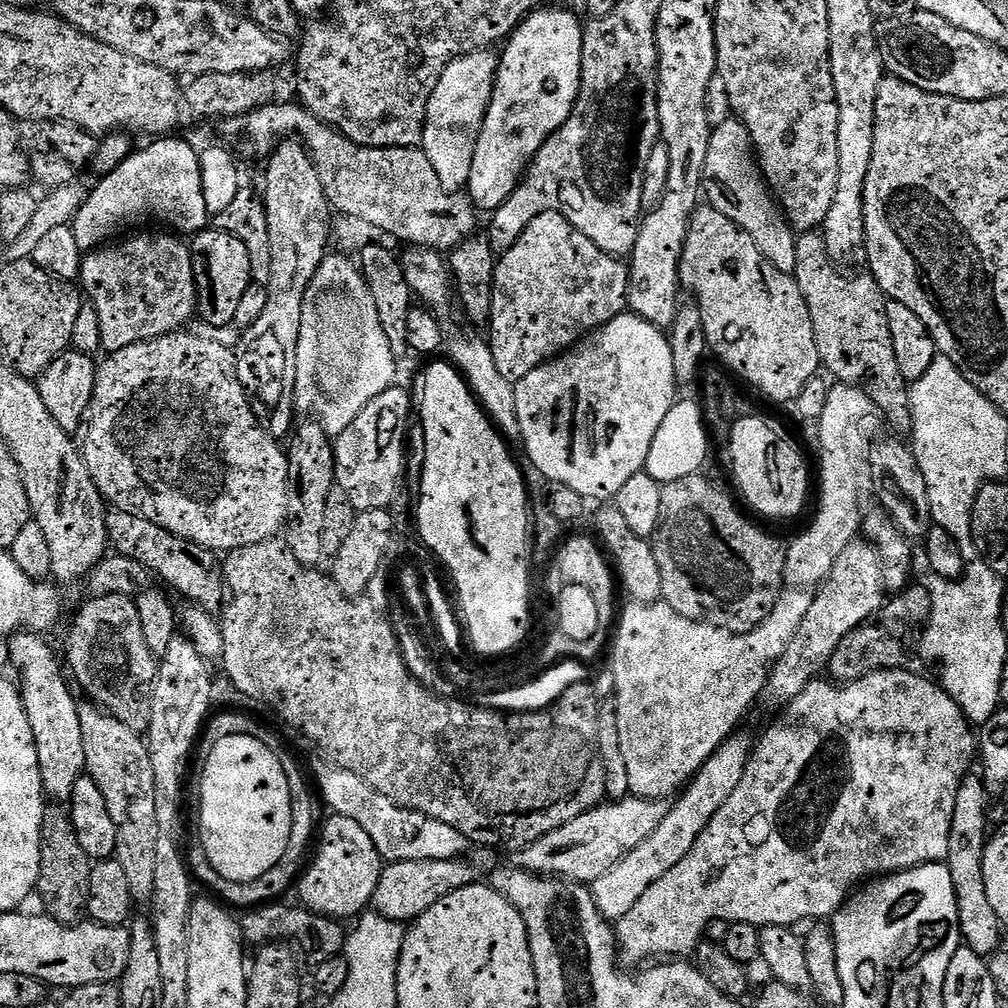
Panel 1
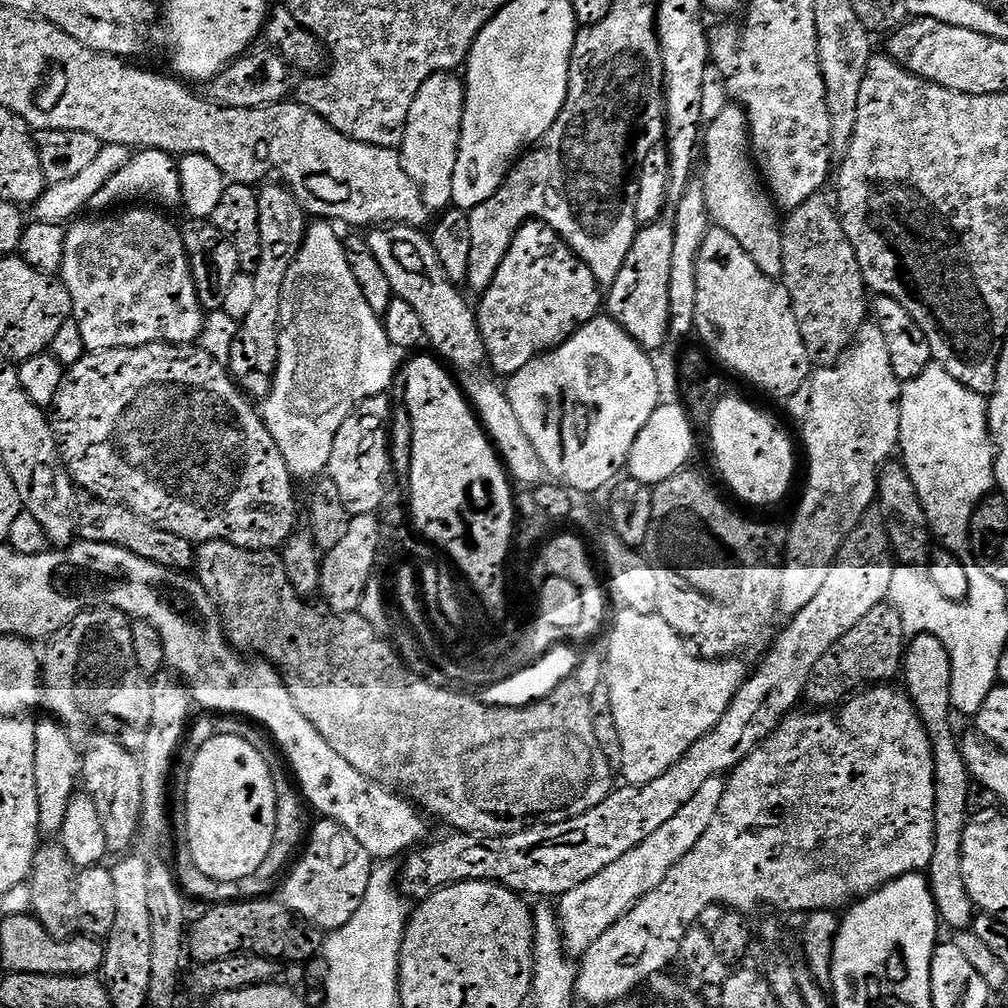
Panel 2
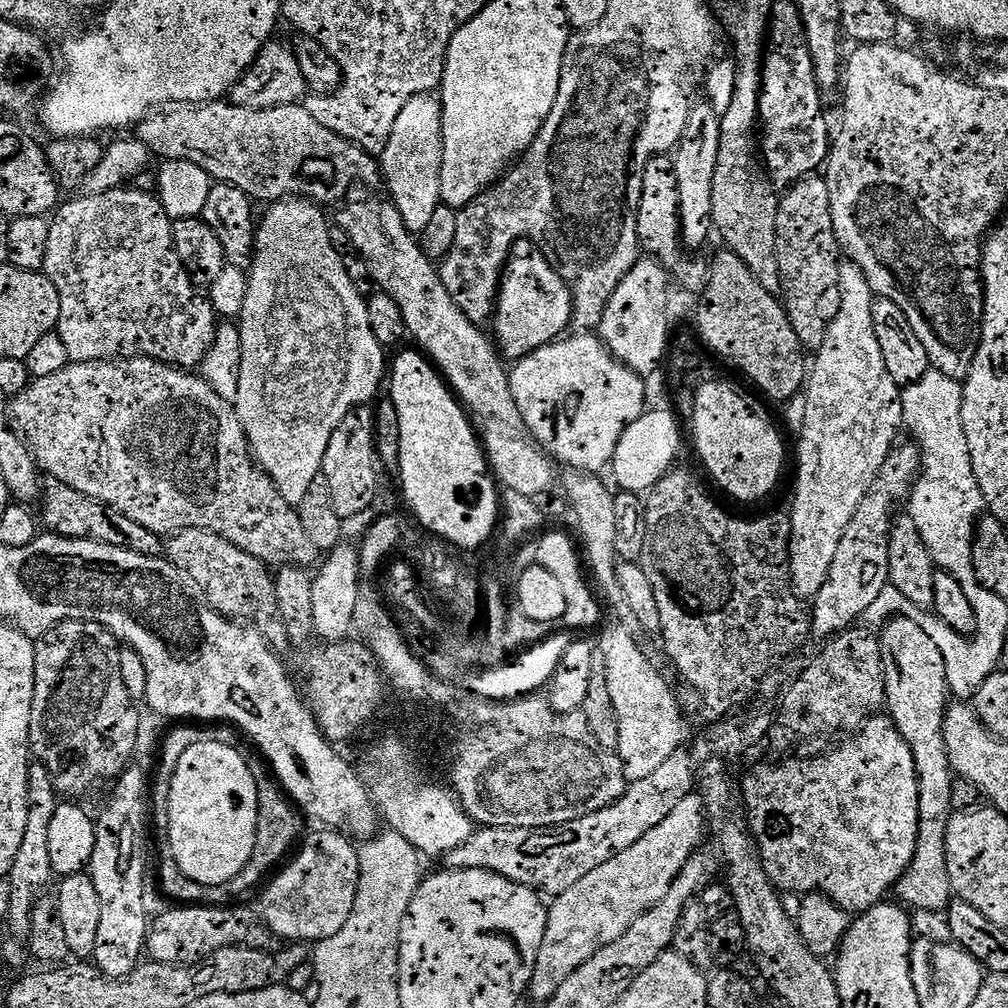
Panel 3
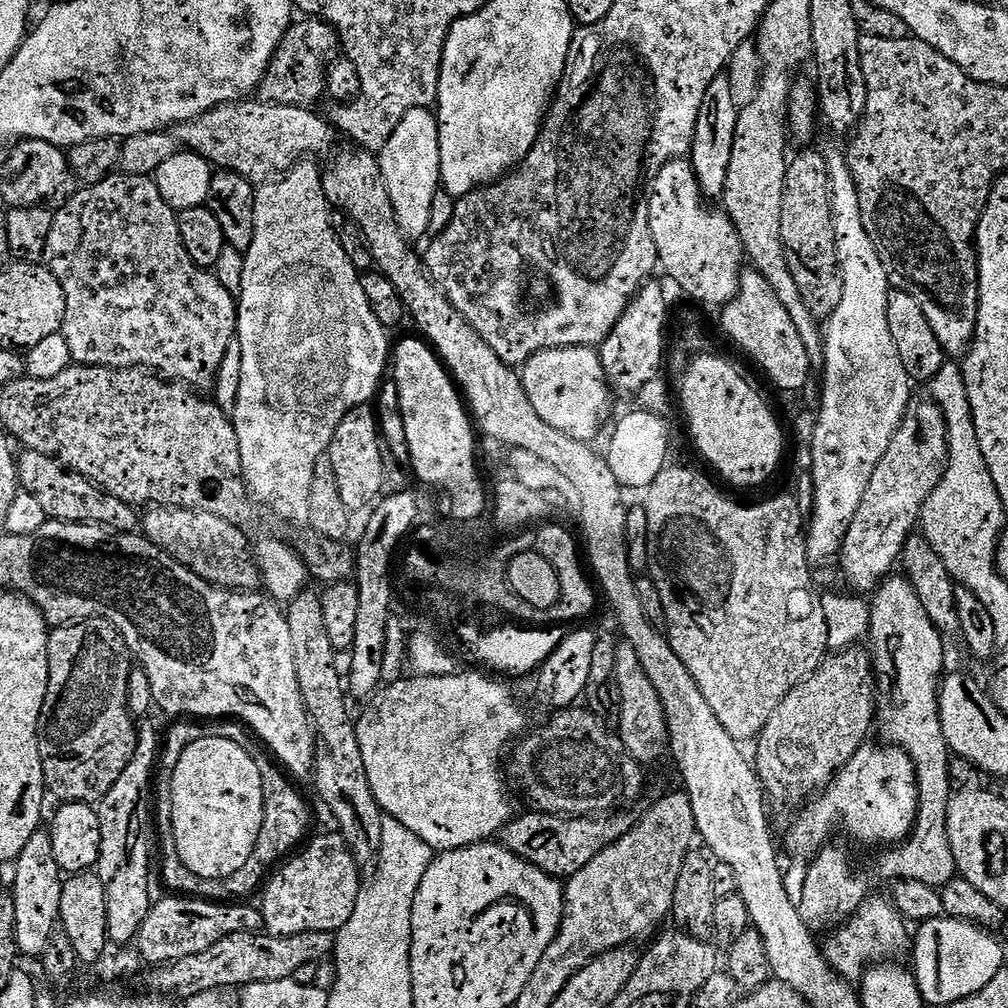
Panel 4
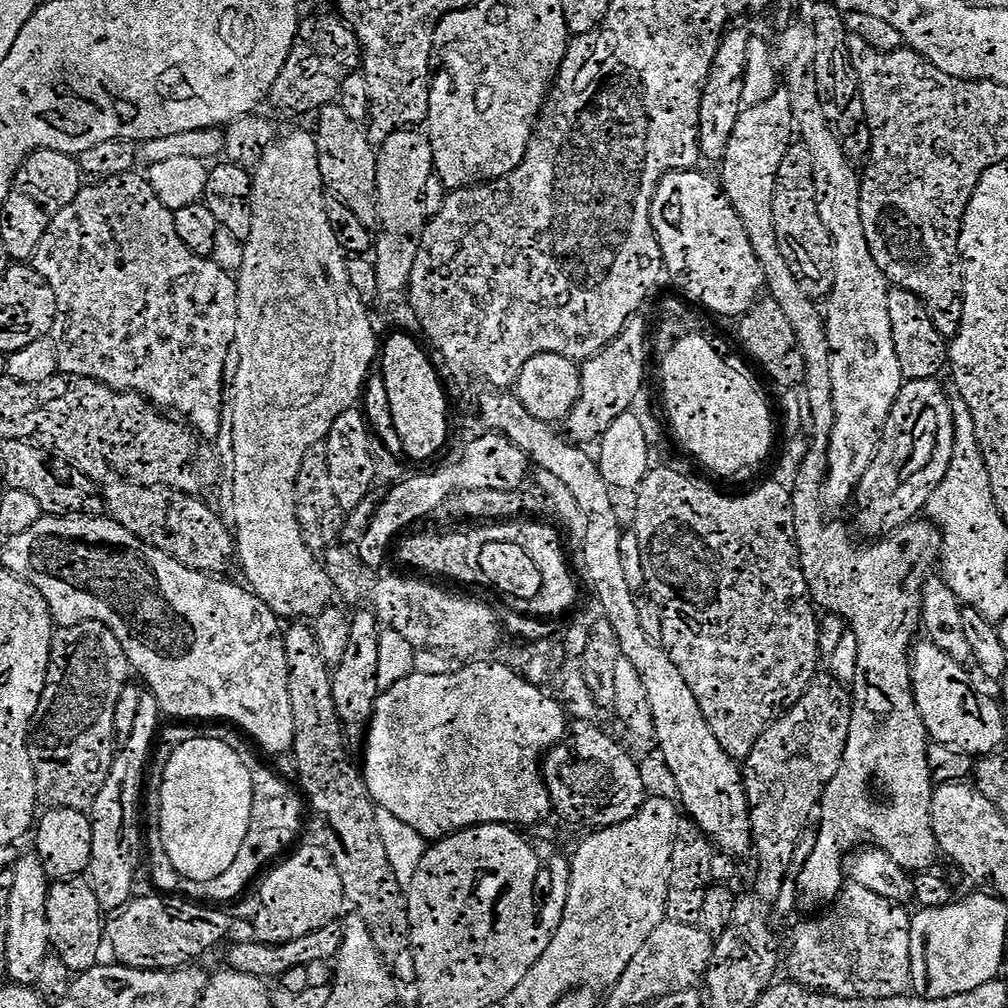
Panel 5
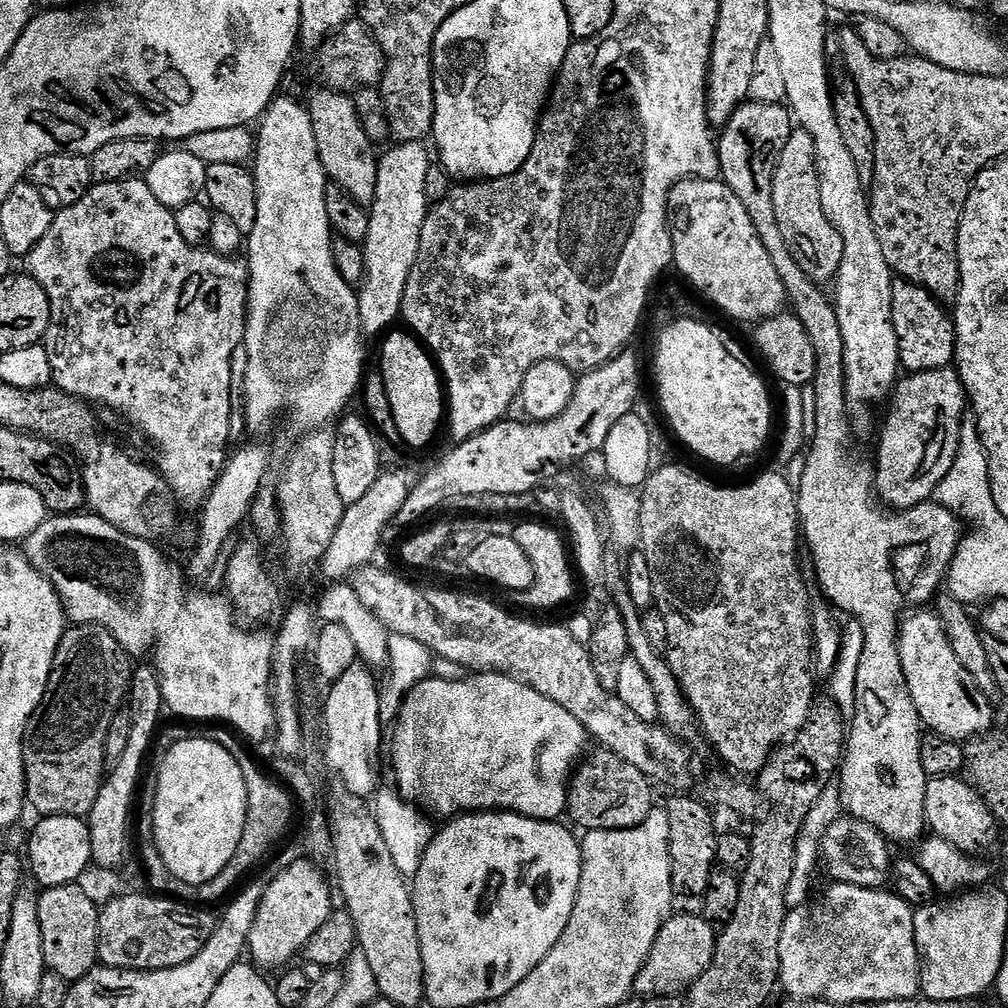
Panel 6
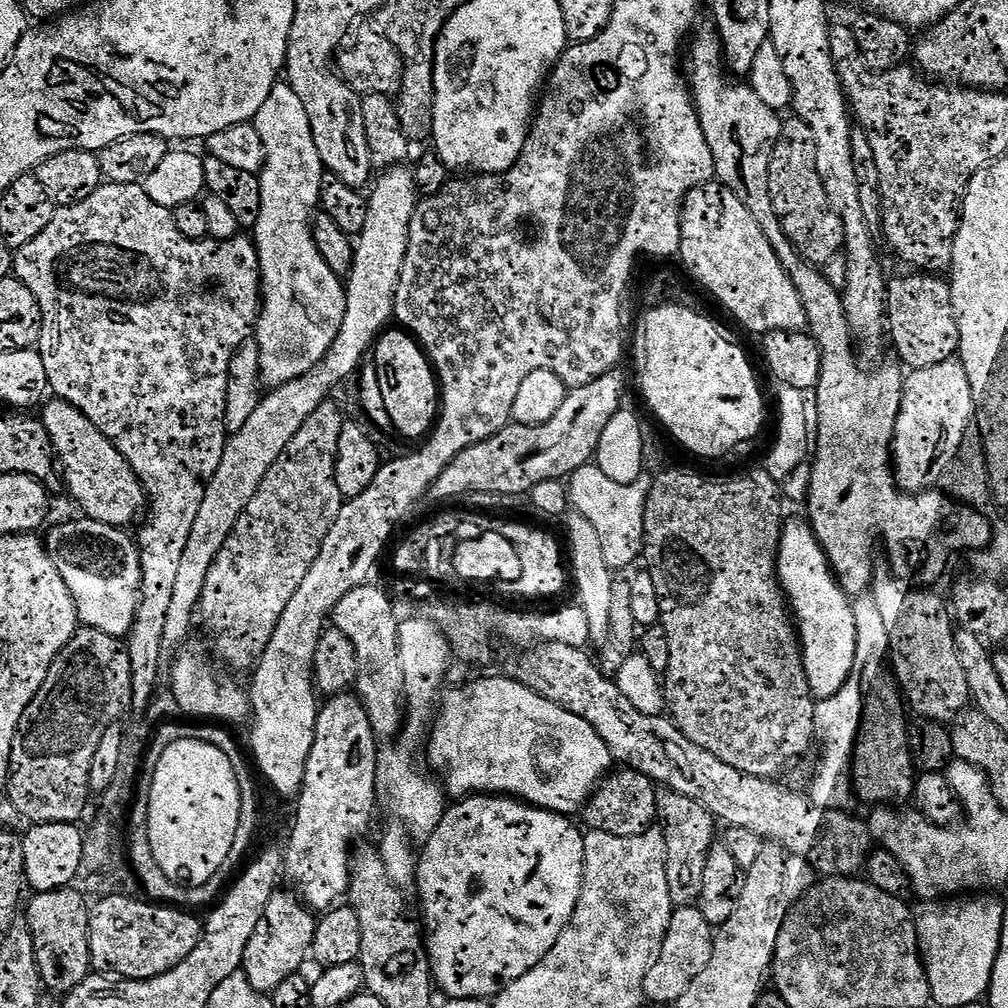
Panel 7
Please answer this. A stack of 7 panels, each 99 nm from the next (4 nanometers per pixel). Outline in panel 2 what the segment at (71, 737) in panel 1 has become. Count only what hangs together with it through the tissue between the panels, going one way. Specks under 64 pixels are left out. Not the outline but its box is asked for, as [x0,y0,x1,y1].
[34,718,82,838]

